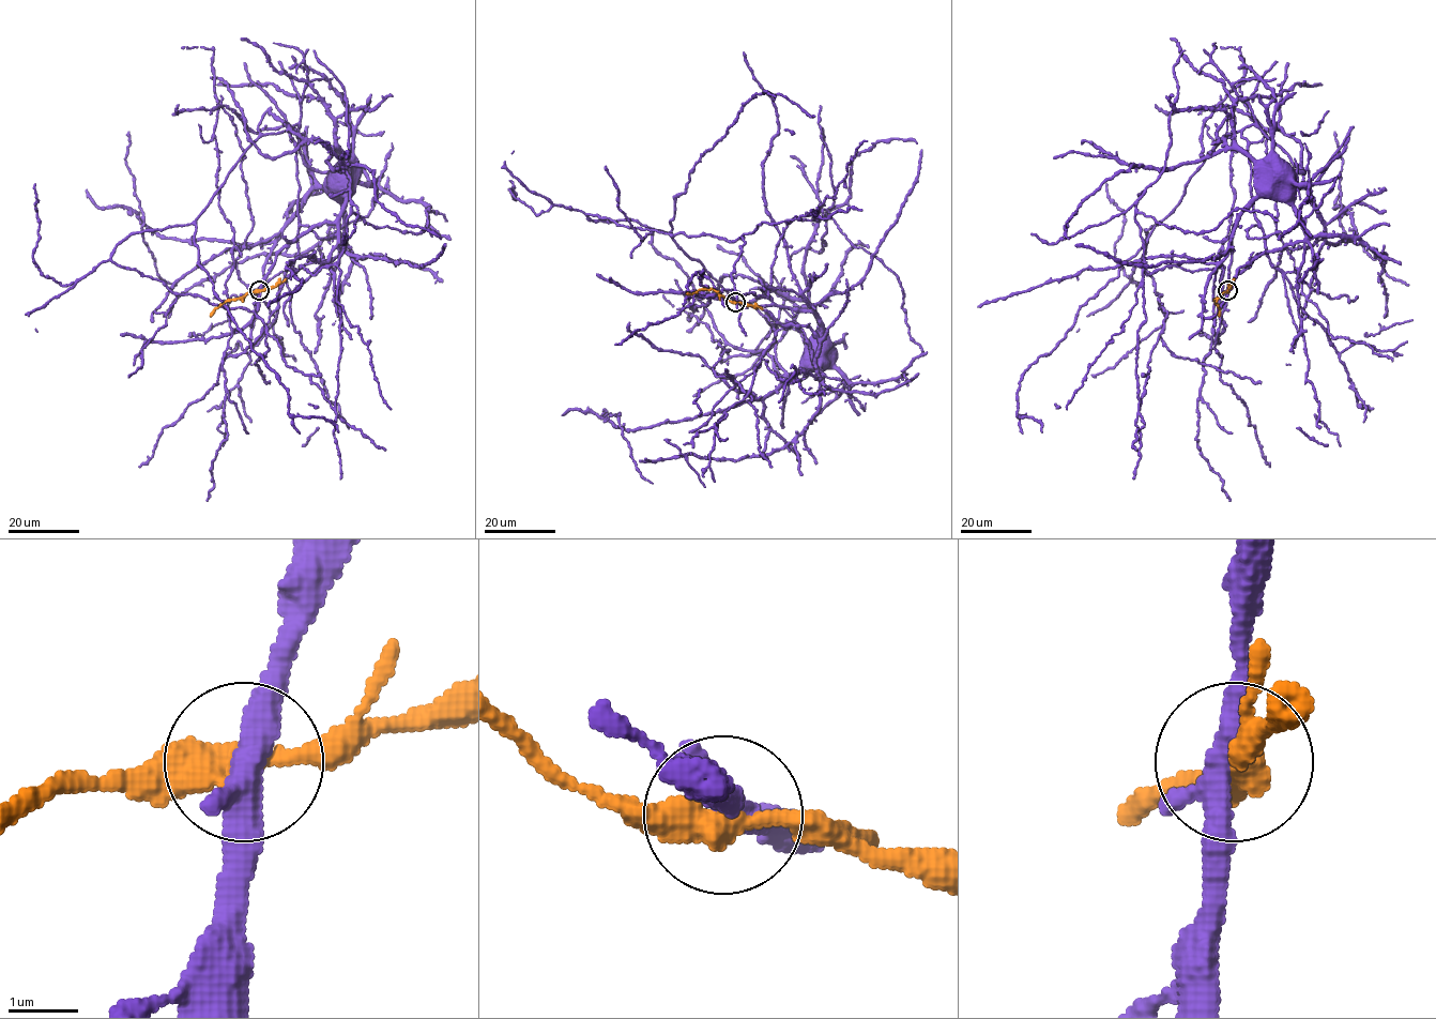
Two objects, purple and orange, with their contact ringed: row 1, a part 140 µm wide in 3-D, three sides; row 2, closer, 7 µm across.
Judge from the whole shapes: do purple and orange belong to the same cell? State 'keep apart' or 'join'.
join

